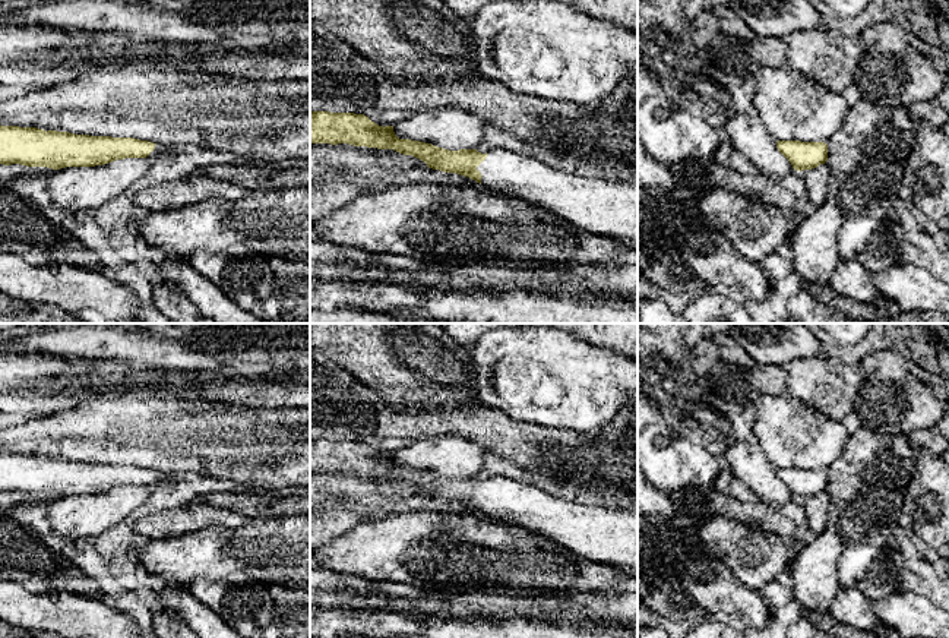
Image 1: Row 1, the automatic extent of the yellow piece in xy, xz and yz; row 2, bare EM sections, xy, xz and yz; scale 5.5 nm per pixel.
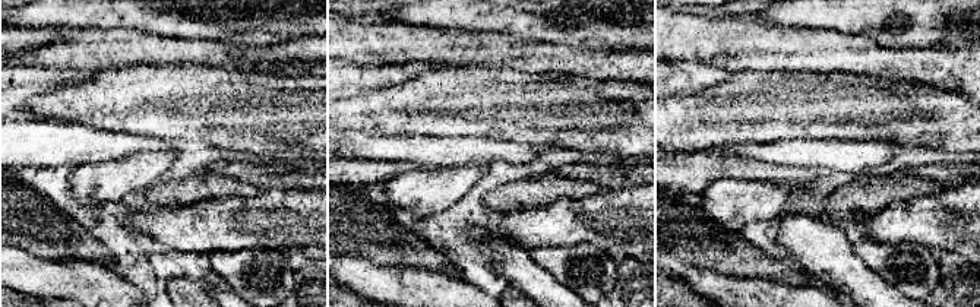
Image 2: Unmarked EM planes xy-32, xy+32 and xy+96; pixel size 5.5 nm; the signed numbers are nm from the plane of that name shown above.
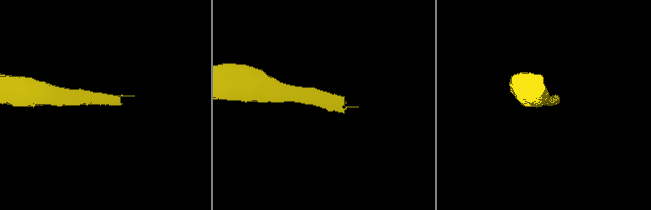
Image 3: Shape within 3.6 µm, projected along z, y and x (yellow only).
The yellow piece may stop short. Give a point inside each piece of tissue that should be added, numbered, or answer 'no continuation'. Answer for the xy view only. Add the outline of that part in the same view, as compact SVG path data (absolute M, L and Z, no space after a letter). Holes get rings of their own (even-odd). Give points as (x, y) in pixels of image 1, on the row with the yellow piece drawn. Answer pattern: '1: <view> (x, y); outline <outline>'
1: xy (160, 149); outline M156 143L155 145L155 149L149 154L149 157L170 157L171 155L171 151L168 149L167 145L162 145L162 143Z

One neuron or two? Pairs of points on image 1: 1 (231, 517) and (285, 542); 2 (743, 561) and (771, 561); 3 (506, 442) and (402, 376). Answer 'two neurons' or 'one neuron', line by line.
1: two neurons
2: one neuron
3: two neurons

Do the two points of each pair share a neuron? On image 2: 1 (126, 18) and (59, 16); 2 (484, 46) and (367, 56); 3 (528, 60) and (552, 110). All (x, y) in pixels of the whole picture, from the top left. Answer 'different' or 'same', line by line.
1: same
2: same
3: different

